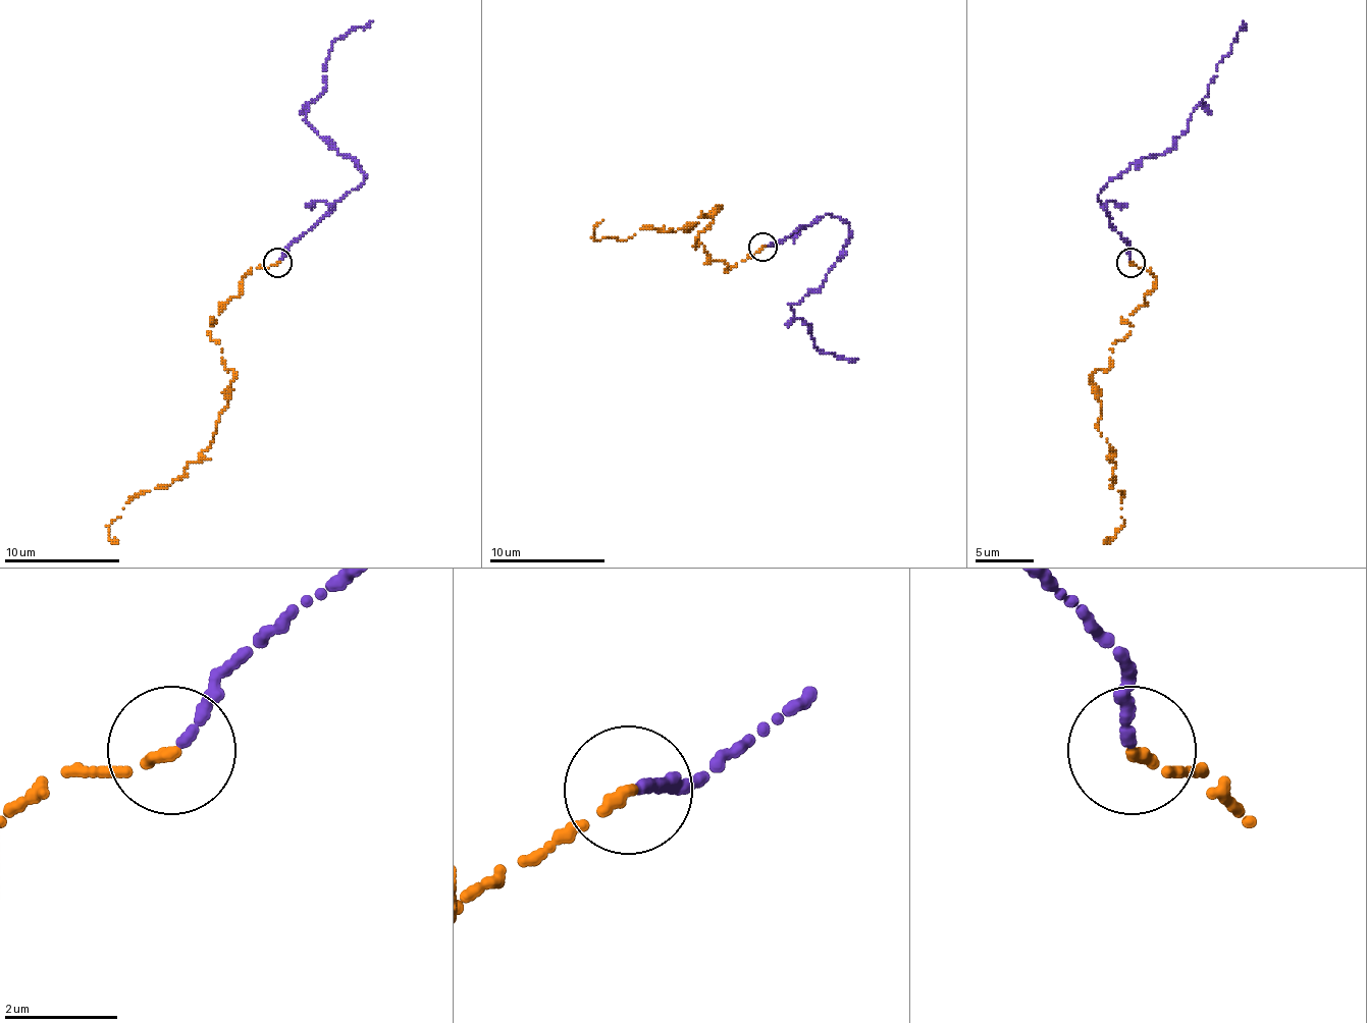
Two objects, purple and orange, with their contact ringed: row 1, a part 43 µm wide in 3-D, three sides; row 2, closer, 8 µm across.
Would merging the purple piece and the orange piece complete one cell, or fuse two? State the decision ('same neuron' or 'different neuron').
same neuron

